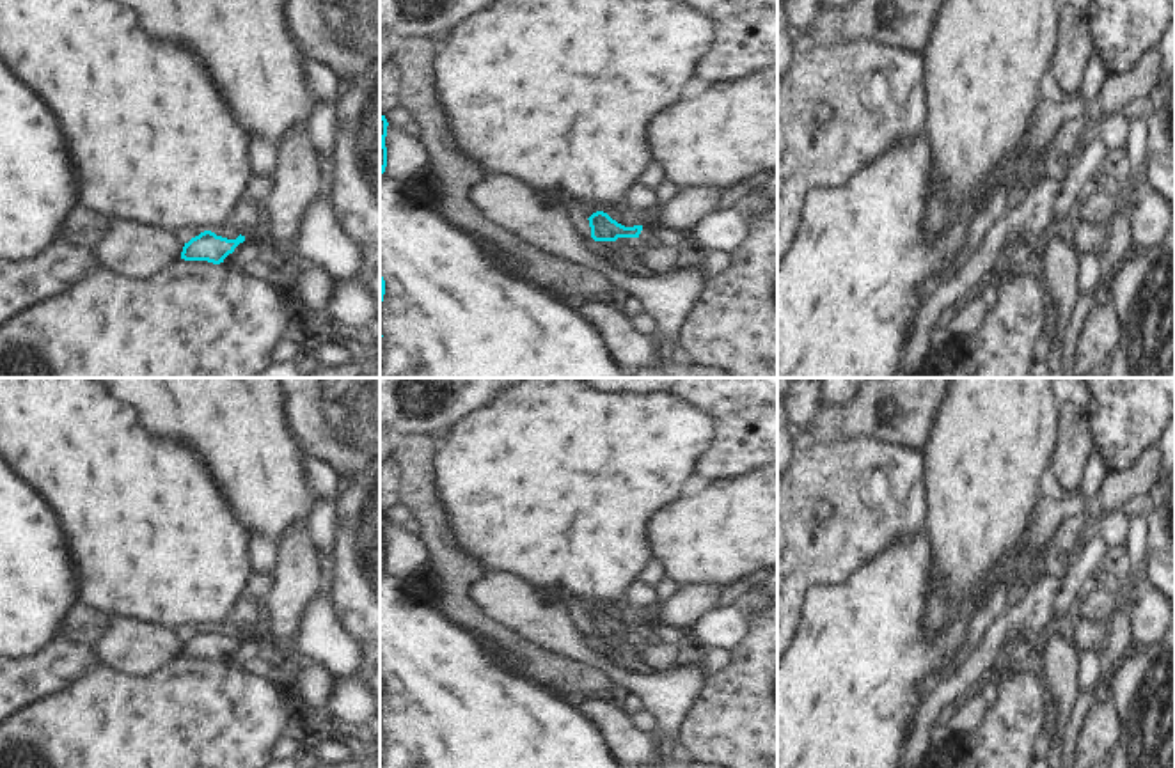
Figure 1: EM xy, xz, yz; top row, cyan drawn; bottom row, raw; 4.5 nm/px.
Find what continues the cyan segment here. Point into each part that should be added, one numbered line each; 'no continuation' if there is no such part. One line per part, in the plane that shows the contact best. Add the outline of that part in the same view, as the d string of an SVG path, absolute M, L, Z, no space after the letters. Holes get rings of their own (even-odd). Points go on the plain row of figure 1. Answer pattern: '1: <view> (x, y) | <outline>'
no continuation

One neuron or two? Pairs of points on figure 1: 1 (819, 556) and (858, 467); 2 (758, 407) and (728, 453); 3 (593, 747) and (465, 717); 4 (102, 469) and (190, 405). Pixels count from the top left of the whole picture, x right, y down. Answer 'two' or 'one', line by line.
1: one
2: one
3: one
4: two

